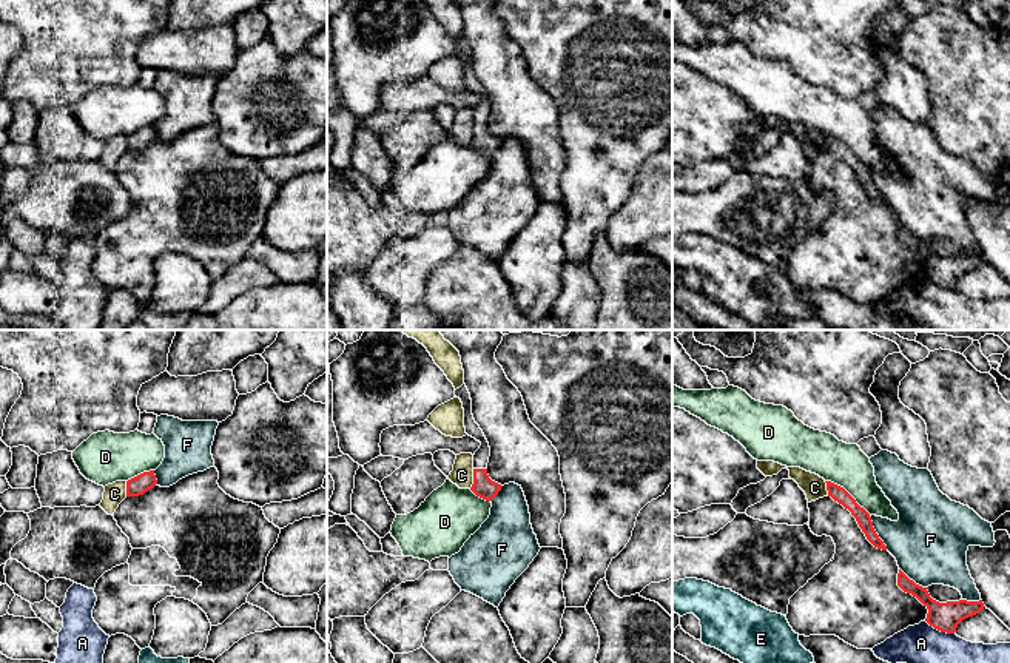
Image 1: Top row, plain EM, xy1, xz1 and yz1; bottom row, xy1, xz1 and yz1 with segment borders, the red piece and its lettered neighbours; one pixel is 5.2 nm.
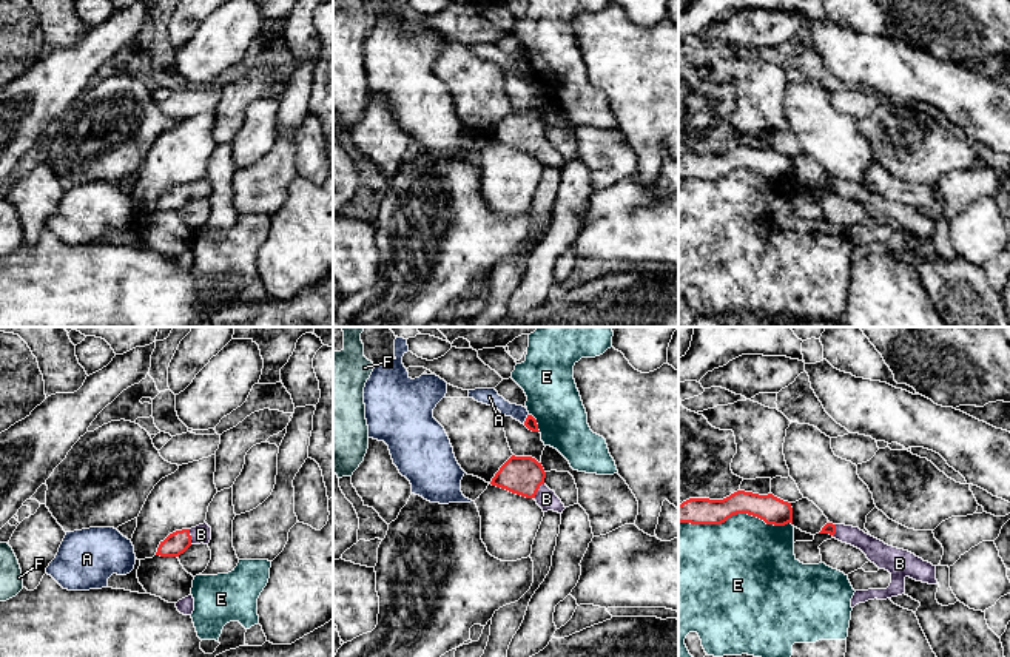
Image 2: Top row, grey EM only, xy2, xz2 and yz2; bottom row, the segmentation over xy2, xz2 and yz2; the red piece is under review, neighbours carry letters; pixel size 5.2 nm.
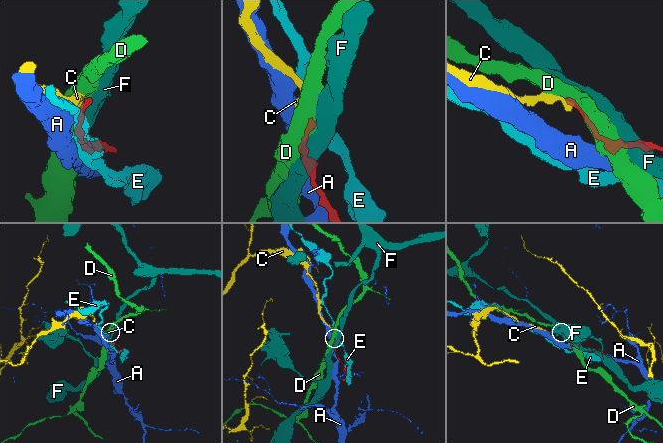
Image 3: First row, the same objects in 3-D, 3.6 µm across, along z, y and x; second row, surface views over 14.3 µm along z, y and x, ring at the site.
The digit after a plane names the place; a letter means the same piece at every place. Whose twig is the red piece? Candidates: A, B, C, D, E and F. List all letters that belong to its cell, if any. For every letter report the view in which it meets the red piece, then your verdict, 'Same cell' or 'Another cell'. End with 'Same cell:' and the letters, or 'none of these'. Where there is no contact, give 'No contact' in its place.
A: Touches red in yz1. Another cell
B: Touches red in xz2. Same cell
C: Touches red in xz1. Another cell
D: Touches red in yz1. Another cell
E: Touches red in yz2. Another cell
F: Touches red in yz1. Another cell
Same cell: B

